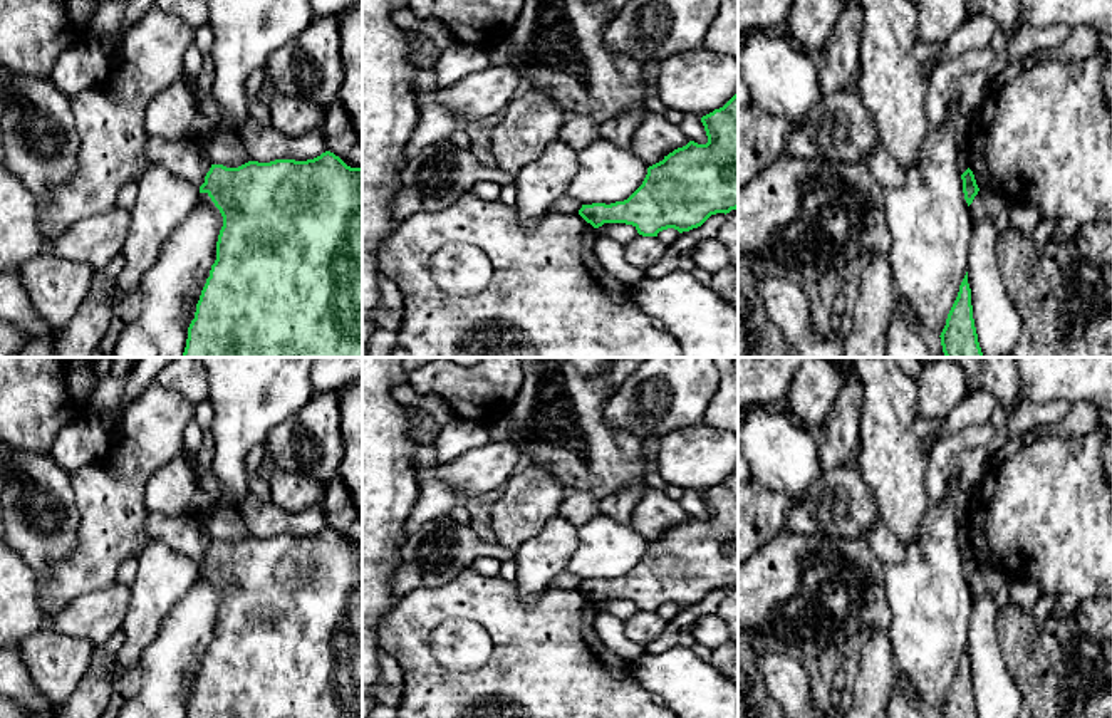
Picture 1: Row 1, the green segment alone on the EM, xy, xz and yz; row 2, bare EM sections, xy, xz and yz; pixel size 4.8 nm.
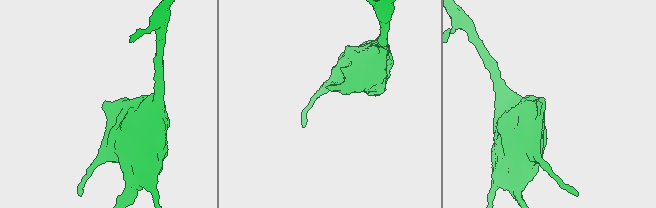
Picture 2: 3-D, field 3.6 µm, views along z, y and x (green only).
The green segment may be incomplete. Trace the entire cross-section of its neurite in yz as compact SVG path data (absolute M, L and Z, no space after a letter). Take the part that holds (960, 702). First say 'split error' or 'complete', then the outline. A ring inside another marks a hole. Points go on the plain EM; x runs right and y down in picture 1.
complete | M968 648L959 661L958 673L948 689L946 701L939 713L941 718L978 718Z

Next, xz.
complete | M738 468L720 485L701 493L708 518L689 517L647 544L642 560L624 577L582 580L579 591L594 604L604 599L632 601L642 612L674 604L701 602L711 591L738 584Z

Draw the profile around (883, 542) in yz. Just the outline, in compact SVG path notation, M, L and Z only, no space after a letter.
M882 518L869 528L865 542L870 552L877 555L886 567L901 562L906 554L904 544L894 535Z

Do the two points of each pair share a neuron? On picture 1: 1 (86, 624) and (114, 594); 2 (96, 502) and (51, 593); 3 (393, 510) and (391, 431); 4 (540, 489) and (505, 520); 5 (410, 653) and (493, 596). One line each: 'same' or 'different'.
1: same
2: same
3: same
4: same
5: same

